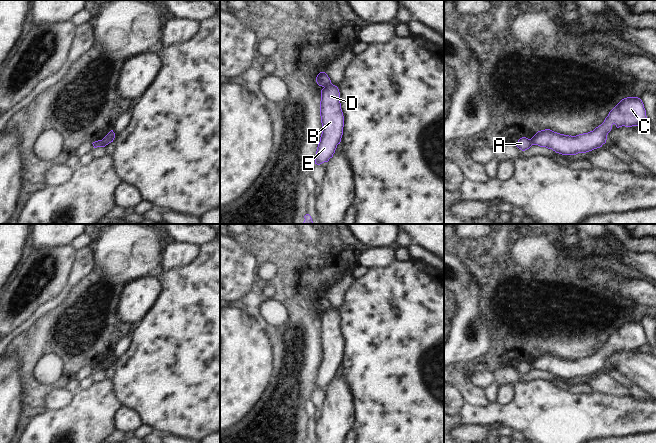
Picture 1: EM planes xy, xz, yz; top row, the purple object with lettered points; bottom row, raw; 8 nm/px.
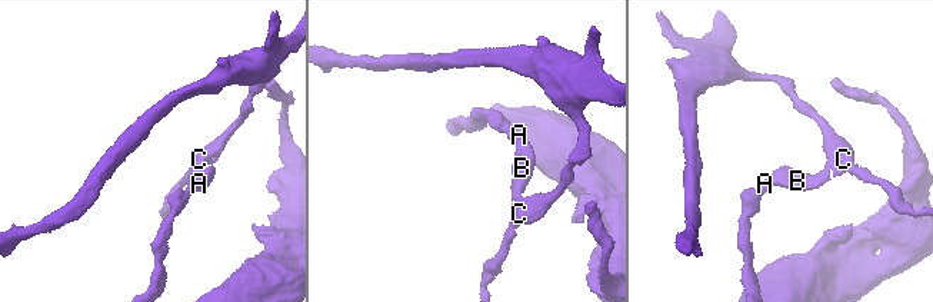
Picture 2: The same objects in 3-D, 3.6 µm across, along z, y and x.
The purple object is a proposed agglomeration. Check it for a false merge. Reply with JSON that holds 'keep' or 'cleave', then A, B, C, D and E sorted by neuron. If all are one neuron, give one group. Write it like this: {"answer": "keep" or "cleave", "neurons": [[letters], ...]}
{"answer": "cleave", "neurons": [["A"], ["B", "C", "D", "E"]]}

